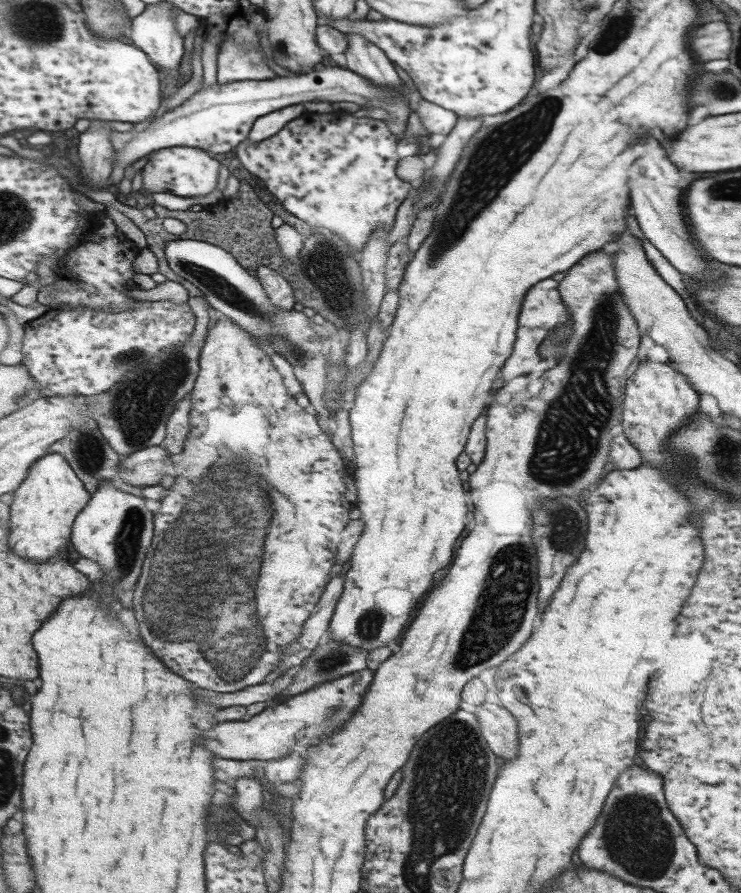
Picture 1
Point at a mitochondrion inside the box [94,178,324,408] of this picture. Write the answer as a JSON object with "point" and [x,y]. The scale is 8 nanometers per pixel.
{"point":[226,290]}

